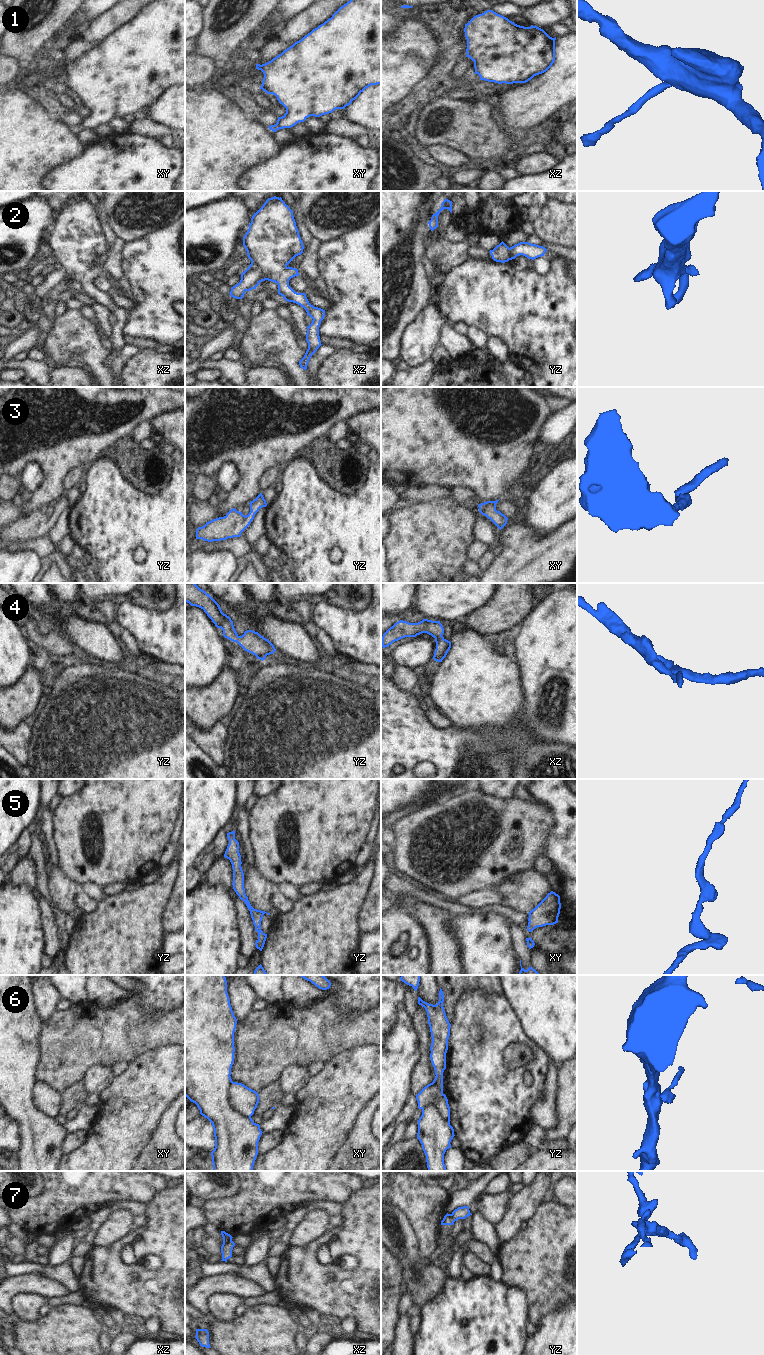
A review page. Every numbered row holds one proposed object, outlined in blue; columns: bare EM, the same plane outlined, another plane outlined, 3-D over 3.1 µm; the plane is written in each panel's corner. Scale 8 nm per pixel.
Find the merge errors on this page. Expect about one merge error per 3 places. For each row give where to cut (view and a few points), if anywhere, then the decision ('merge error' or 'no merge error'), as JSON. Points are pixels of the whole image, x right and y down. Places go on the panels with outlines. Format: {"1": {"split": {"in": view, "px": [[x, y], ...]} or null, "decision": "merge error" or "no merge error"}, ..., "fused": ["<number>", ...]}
{"1": {"split": null, "decision": "no merge error"}, "2": {"split": null, "decision": "no merge error"}, "3": {"split": null, "decision": "no merge error"}, "4": {"split": null, "decision": "no merge error"}, "5": {"split": null, "decision": "no merge error"}, "6": {"split": {"in": "xy", "px": [[232, 1081], [228, 1088], [228, 1102], [236, 1110], [250, 1117]]}, "decision": "merge error"}, "7": {"split": {"in": "xz", "px": [[231, 1240], [223, 1244]]}, "decision": "merge error"}, "fused": ["6", "7"]}

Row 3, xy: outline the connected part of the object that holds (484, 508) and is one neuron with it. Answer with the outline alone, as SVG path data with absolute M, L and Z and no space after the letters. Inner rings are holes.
M499 500L487 501L479 504L478 507L479 512L490 519L501 530L507 524L508 518L496 510L496 504Z

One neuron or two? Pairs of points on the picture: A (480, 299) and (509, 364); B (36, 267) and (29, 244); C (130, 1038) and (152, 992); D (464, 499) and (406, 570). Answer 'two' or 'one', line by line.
A: two
B: two
C: two
D: two

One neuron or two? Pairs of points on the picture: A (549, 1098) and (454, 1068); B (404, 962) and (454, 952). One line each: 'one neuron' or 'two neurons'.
A: two neurons
B: two neurons

